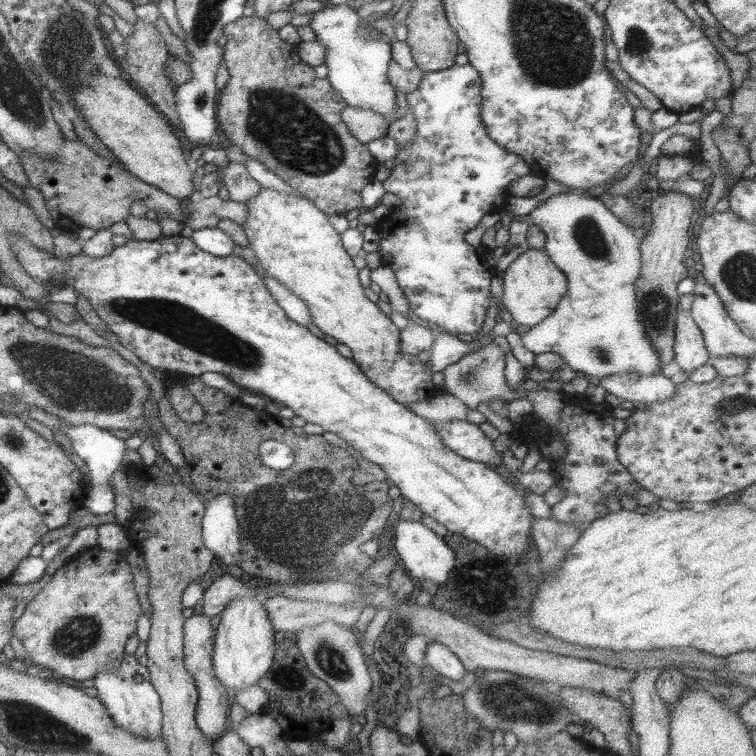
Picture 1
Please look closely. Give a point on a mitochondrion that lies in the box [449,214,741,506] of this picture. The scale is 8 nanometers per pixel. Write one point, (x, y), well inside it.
(654, 308)

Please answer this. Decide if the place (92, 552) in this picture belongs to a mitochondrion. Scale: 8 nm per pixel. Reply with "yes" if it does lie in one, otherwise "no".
no

